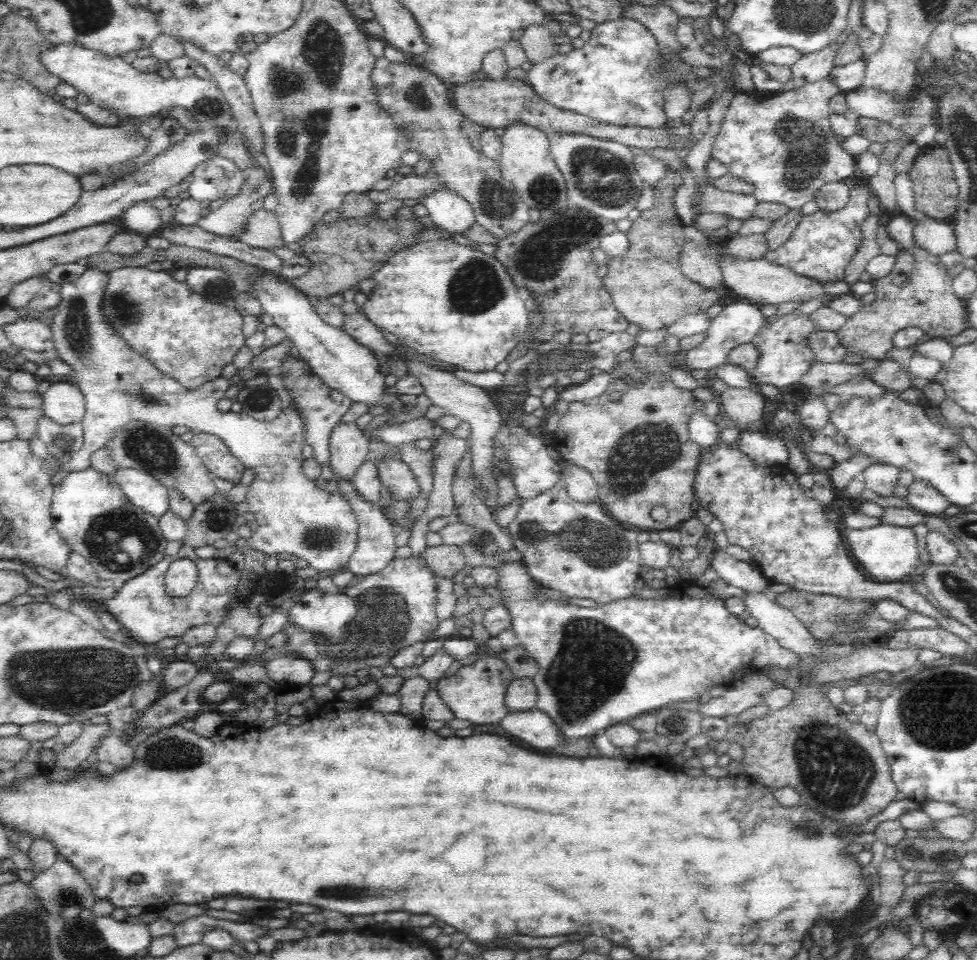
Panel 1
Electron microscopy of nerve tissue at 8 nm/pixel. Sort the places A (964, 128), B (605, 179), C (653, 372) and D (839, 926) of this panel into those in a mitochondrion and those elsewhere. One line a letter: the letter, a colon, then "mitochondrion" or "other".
A: mitochondrion
B: mitochondrion
C: other
D: other

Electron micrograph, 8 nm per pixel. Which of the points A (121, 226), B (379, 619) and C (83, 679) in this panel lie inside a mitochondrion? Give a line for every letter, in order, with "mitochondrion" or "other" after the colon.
A: other
B: mitochondrion
C: mitochondrion

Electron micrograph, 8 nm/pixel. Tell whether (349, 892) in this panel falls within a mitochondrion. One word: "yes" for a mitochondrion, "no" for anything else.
yes

